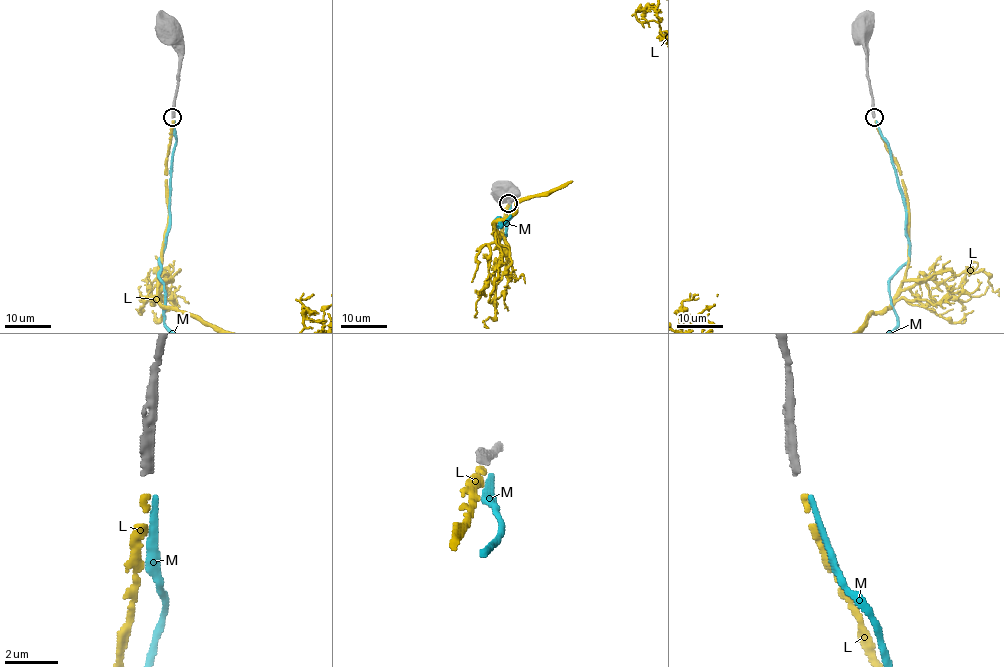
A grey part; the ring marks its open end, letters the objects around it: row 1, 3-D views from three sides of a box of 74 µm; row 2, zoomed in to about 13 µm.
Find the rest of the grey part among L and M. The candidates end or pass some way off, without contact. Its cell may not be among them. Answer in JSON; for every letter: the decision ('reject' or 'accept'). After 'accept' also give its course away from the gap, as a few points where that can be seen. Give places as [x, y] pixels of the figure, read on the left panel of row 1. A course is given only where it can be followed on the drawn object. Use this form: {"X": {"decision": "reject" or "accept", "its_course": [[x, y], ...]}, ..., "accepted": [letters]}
{"L": {"decision": "accept"}, "M": {"decision": "reject"}, "accepted": ["L"]}

